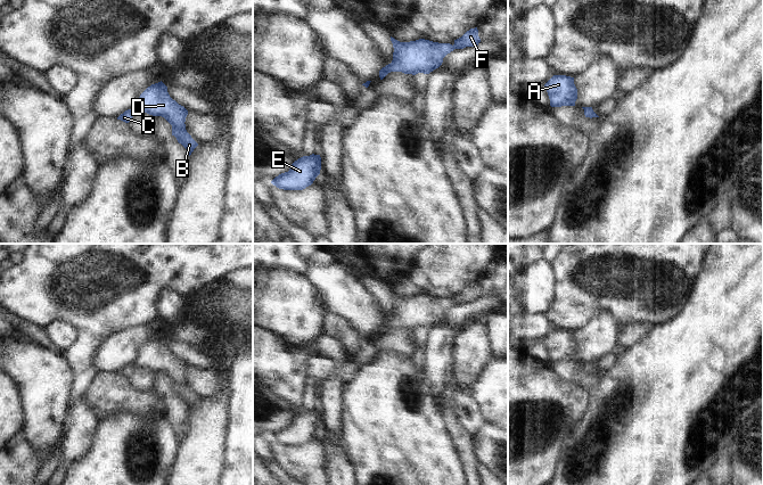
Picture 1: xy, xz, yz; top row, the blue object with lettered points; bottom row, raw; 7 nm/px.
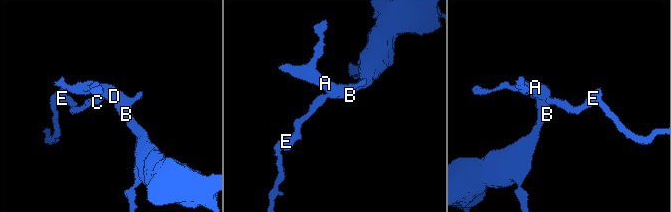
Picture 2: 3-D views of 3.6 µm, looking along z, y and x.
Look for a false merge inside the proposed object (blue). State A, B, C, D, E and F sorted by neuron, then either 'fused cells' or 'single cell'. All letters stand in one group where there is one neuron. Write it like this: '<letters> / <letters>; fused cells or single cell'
A B C D E F; single cell

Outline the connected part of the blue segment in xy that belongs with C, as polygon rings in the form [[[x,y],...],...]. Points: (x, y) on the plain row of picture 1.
[[[162,336],[148,342],[140,350],[136,361],[125,365],[117,375],[129,378],[136,367],[164,372],[172,380],[172,391],[188,405],[189,411],[198,401],[186,385],[188,365],[170,352],[167,342]]]

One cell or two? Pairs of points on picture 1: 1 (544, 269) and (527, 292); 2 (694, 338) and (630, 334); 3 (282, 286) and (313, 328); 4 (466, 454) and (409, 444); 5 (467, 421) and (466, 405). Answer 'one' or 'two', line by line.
1: one
2: two
3: one
4: two
5: one

